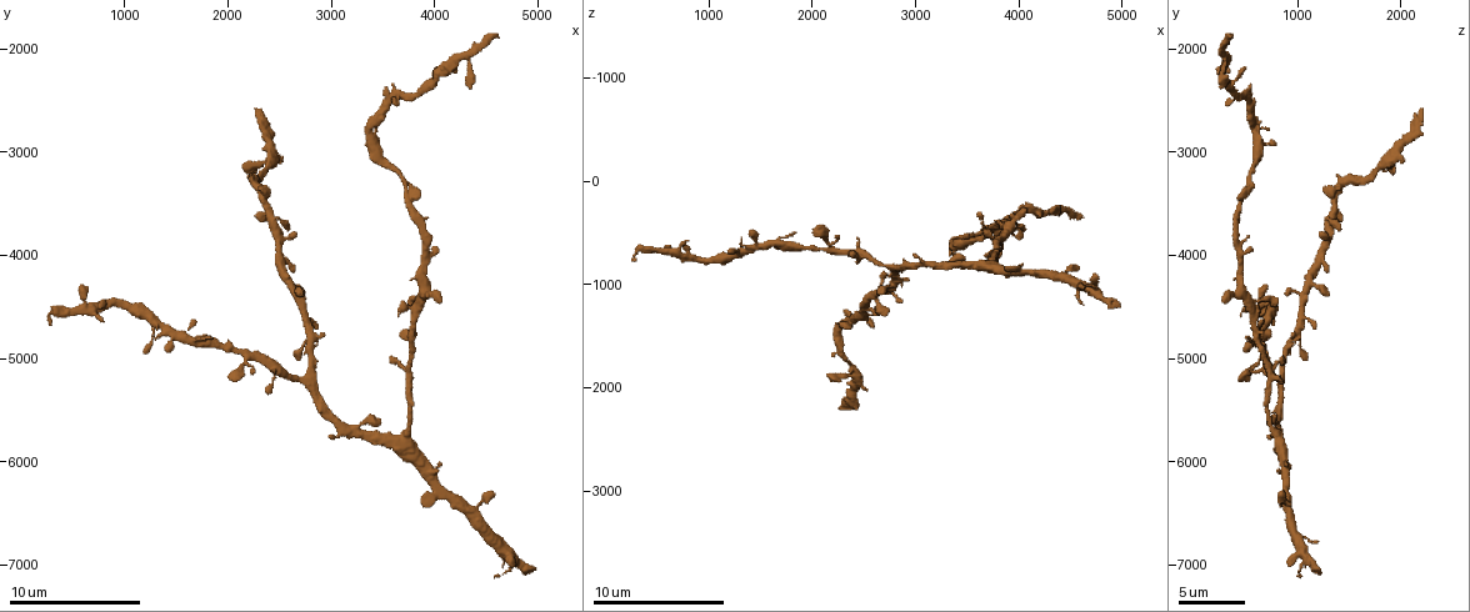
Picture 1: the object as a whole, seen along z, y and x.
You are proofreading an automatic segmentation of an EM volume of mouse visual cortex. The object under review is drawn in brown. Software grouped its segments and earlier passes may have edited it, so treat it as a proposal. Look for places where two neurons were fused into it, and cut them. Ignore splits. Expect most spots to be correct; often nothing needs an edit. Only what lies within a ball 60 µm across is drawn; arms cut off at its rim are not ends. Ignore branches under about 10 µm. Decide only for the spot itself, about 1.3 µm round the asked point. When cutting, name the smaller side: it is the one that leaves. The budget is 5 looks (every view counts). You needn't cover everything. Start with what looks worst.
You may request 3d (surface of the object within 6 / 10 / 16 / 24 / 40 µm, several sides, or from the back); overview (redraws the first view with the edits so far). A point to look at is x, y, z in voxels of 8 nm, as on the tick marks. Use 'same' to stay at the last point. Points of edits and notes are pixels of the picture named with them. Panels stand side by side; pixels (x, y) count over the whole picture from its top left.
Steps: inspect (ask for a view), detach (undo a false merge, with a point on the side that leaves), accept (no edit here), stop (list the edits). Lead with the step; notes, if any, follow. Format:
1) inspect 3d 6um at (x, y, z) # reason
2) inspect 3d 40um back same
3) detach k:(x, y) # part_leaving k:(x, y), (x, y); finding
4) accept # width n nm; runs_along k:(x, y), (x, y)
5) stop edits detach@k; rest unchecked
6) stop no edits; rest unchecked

inspect 3d 10um at (2720, 5200, 840) # arms part here

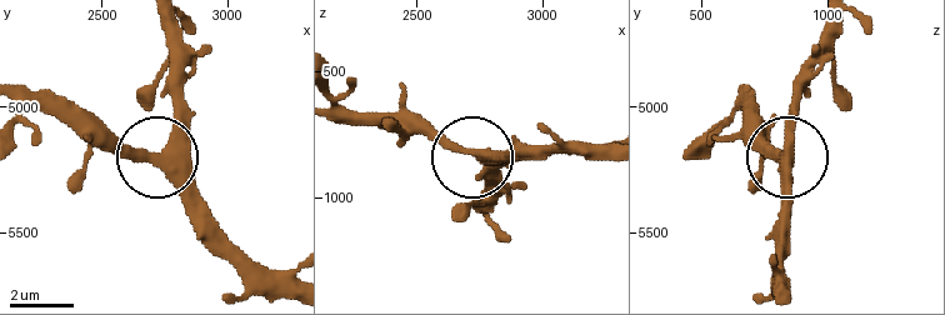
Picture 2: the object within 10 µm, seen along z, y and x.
accept # width 360 nm; runs_along 2:(608, 153), (463, 153), (409, 108); all the same neuron

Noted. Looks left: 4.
inspect 3d 6um at (3740, 5740, 780) # thick turns thin

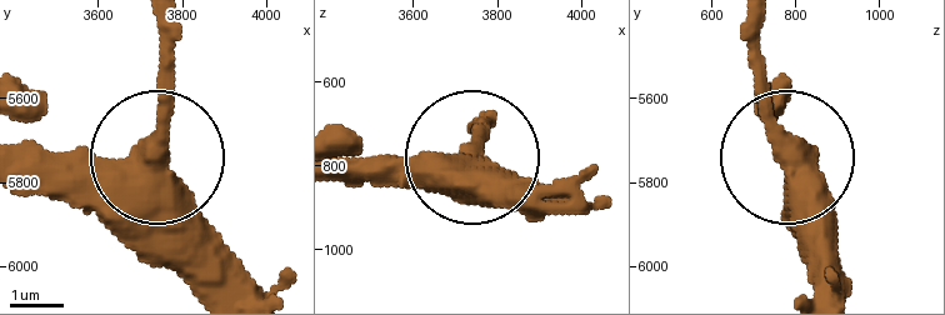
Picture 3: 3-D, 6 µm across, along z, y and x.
accept # runs_along 3:(156, 66), (156, 143), (143, 160), (21, 170); all the same neuron

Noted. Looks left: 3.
inspect 3d 10um at (1400, 4760, 660) # narrows sharply

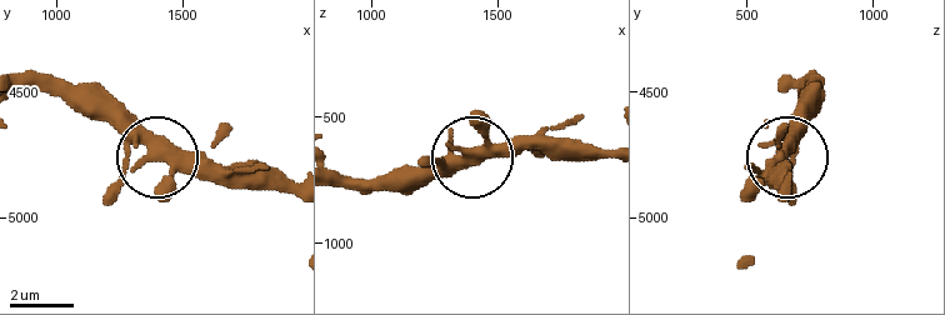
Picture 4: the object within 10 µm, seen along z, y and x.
accept # arms 4; runs_along 4:(601, 150), (489, 150), (449, 160), (419, 188); continuous, no second neuron

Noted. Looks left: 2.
stop no edits; rest unchecked

